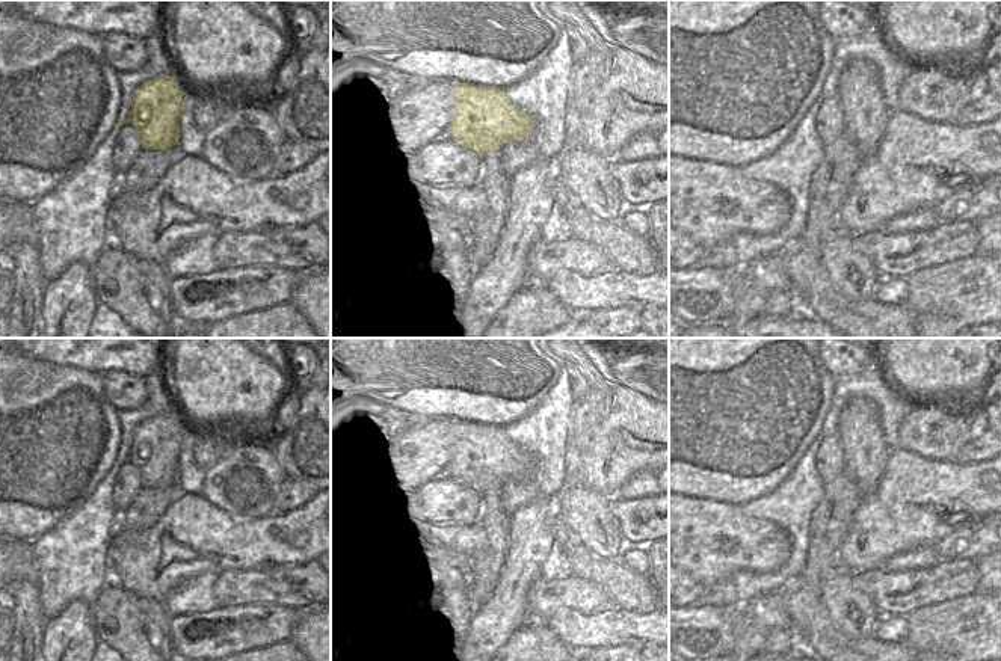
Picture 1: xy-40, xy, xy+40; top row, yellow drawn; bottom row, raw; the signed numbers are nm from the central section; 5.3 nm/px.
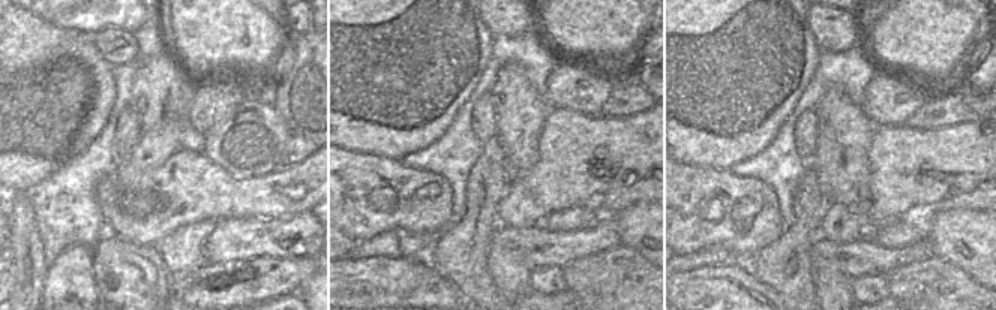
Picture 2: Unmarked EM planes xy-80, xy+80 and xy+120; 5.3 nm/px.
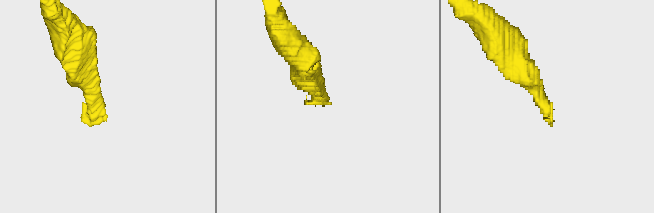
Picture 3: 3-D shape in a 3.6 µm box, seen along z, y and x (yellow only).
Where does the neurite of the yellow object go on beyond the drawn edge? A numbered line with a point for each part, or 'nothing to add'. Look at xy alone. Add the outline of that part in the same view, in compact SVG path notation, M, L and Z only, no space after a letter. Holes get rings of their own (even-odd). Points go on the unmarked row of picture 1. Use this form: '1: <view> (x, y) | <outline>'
1: xy (544, 439) | M531 412L506 426L506 435L533 459L533 483L539 497L554 497L566 477L563 453L572 442L572 417L559 412L553 418L537 418Z

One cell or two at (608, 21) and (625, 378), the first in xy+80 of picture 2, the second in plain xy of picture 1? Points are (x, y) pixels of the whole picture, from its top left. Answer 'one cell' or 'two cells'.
two cells

